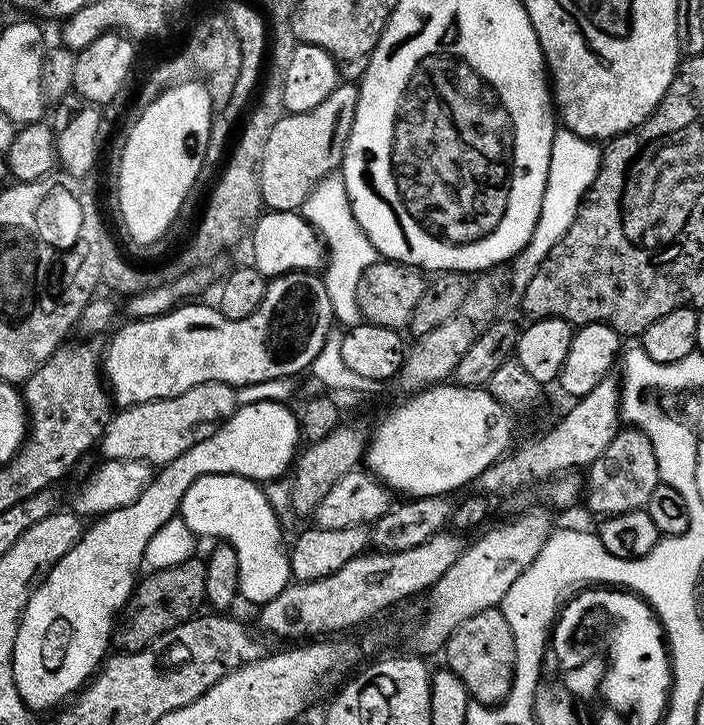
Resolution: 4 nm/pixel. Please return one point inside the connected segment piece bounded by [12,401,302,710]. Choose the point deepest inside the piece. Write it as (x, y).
(65, 630)

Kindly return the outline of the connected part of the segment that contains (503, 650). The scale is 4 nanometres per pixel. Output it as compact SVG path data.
M499 607L487 608L472 618L466 618L462 626L458 626L450 634L448 643L442 649L445 656L446 667L454 674L462 678L467 684L471 699L476 702L500 702L503 701L509 687L509 681L500 676L484 677L480 672L471 672L472 667L480 668L484 660L508 660L515 661L516 647L514 646L514 630L510 630L510 622L506 622L503 611Z

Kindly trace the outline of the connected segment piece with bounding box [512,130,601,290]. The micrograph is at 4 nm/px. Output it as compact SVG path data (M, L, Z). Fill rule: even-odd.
M567 130L557 131L550 146L550 170L546 174L546 190L542 194L542 210L538 214L538 222L530 242L524 251L515 257L516 269L512 272L512 284L516 290L523 290L534 278L538 266L554 250L554 246L570 230L570 222L574 222L574 214L586 194L586 190L594 182L600 169L601 149L595 143Z

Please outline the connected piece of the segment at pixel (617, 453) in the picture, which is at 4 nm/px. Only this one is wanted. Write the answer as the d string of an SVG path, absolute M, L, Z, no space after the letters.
M635 426L621 427L614 442L586 469L586 504L596 518L626 514L644 508L654 486L662 483L652 440Z

